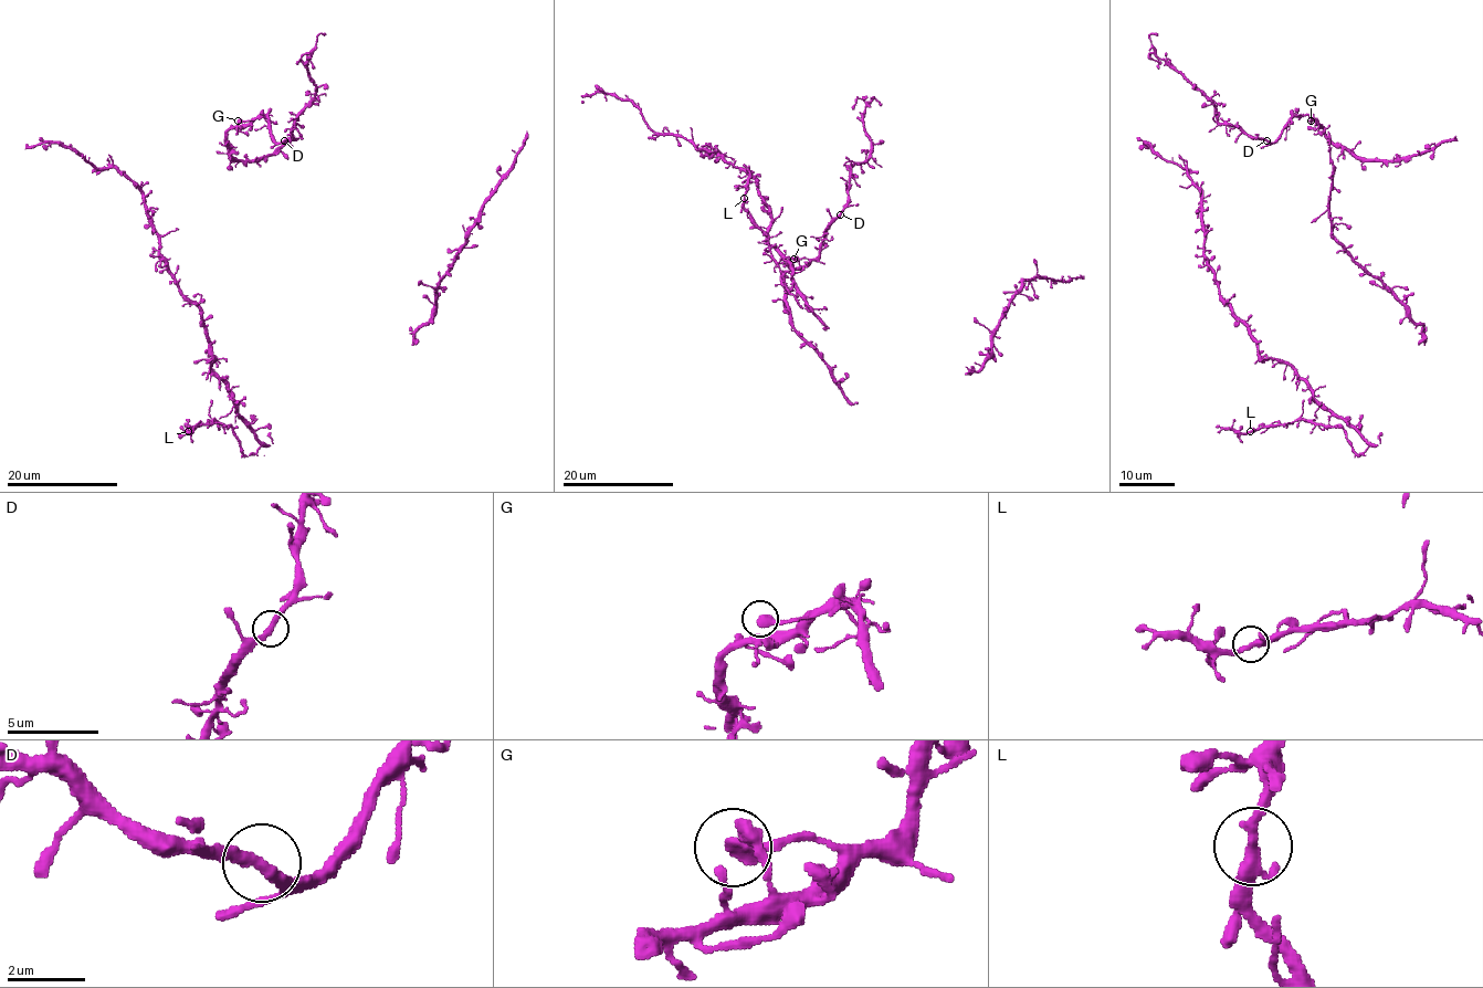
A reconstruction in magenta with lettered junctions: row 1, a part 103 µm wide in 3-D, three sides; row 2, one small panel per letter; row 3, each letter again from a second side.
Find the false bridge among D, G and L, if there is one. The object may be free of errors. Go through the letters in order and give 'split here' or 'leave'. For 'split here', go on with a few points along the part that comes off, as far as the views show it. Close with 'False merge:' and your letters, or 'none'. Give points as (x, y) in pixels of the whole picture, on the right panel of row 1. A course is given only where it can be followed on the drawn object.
D: leave
G: leave
L: leave
False merge: none

